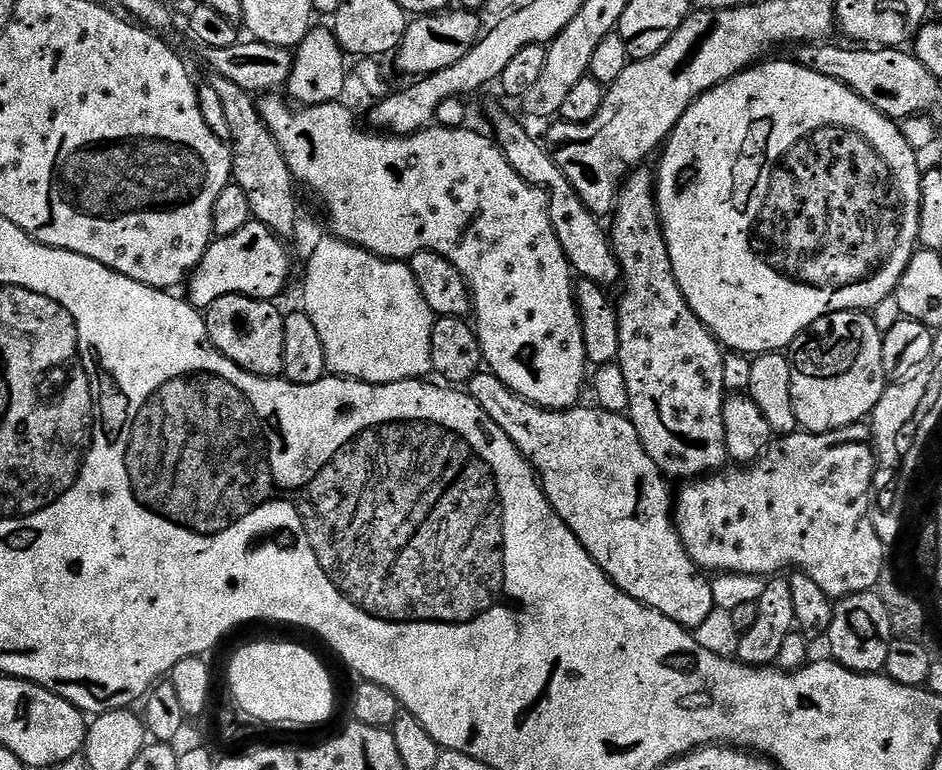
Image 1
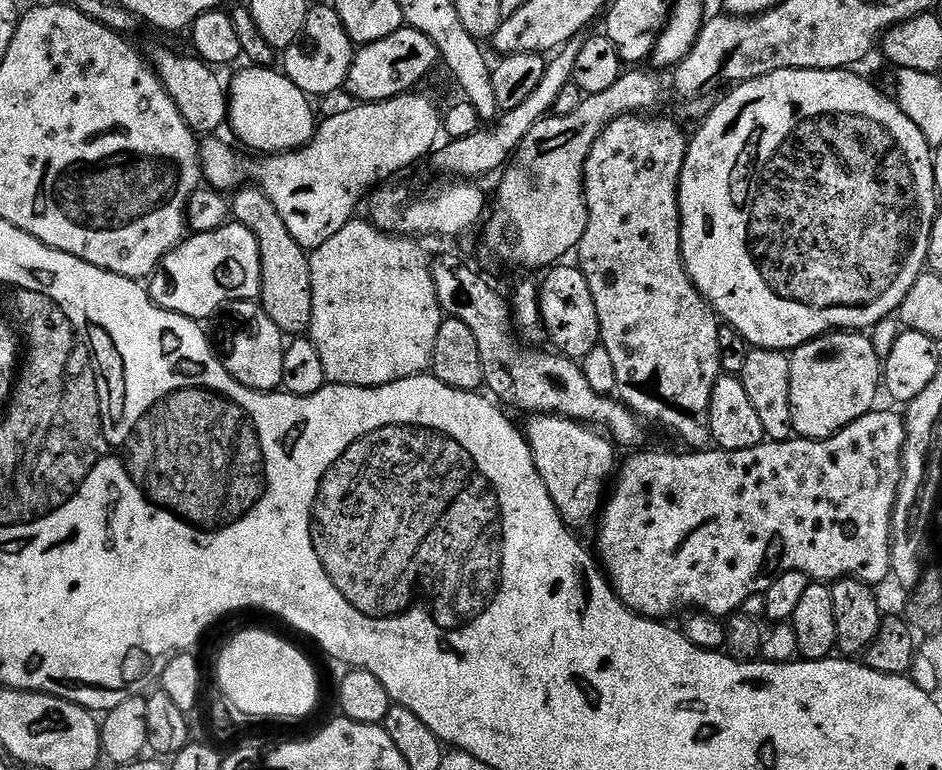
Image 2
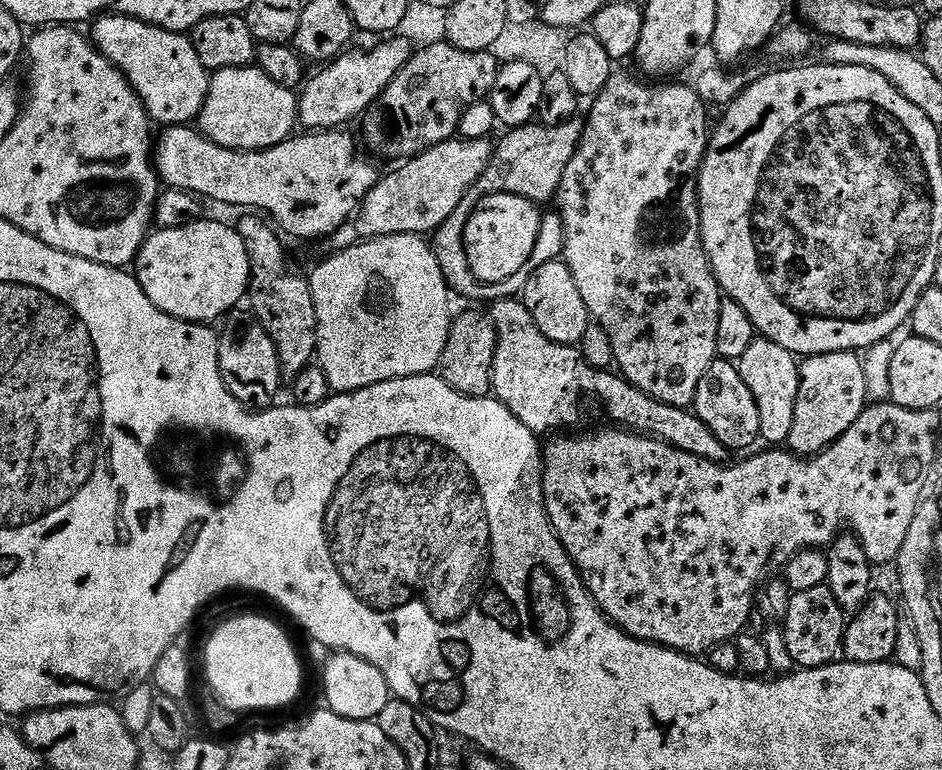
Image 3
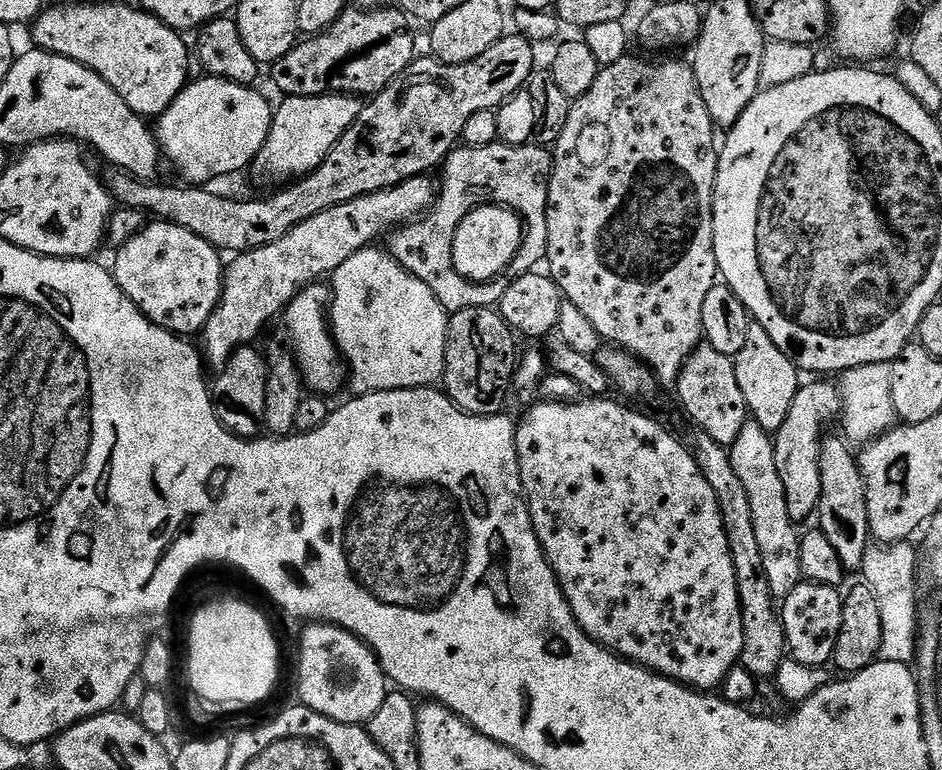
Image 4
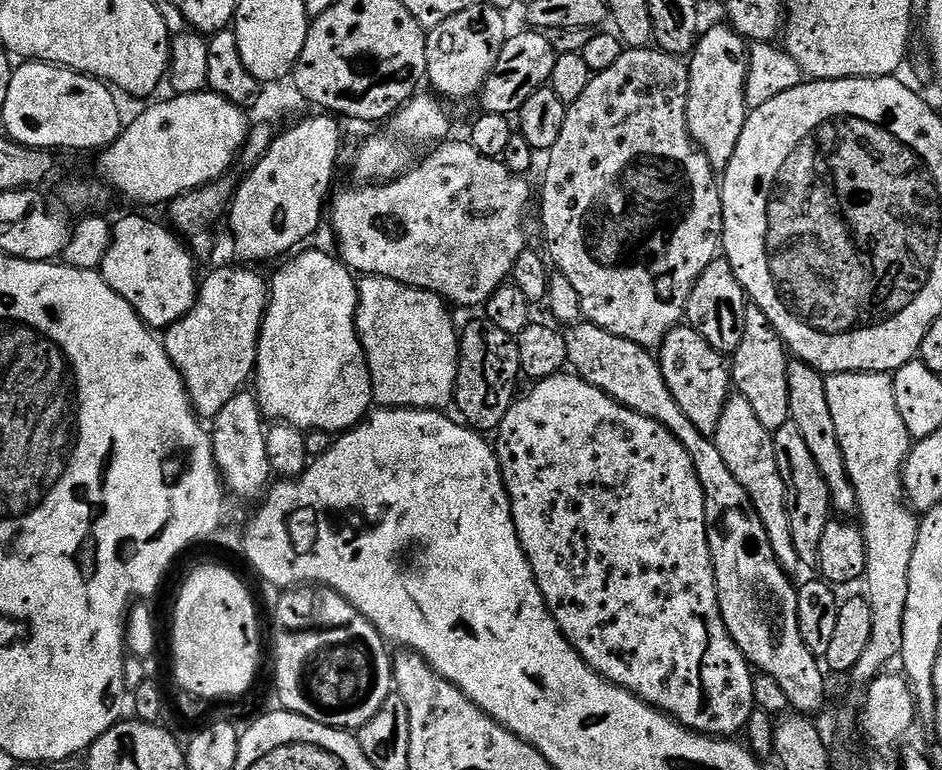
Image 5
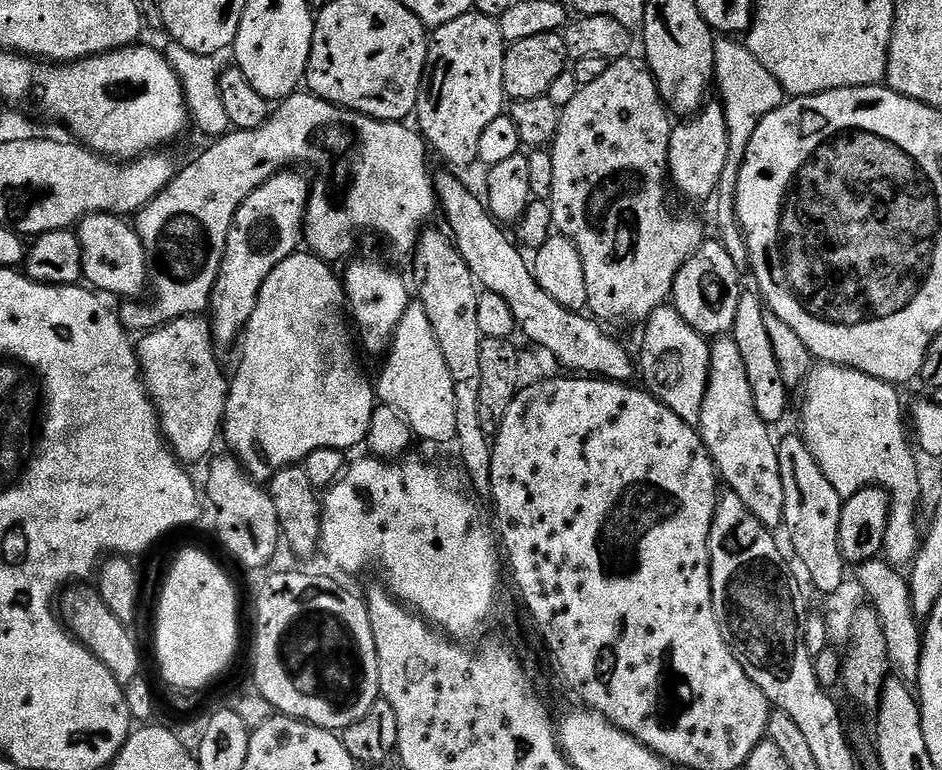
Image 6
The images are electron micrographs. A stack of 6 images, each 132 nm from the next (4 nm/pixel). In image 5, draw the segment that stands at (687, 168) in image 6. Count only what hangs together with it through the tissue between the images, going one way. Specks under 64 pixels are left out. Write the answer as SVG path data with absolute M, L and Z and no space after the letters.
M727 23L716 24L696 41L690 53L688 66L688 93L686 94L686 122L692 141L704 151L710 166L722 174L738 150L738 138L748 121L750 111L747 98L749 45Z

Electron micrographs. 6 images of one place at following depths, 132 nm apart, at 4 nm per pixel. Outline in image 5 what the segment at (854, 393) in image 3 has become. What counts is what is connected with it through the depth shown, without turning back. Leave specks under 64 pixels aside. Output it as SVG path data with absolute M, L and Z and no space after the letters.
M791 422L783 424L778 431L772 433L774 442L774 458L778 458L778 474L782 474L782 482L786 486L786 514L790 514L790 534L794 538L794 550L798 550L801 565L816 564L818 545L822 542L822 530L826 530L828 521L833 515L830 492L822 478L822 470L818 470L806 441L798 434L798 426Z

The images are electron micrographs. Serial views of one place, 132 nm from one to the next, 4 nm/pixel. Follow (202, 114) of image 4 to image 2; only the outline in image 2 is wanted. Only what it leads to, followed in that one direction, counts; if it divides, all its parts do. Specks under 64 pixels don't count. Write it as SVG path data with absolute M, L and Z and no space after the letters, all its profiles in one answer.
M244 66L230 80L227 127L256 154L290 152L312 141L318 116L312 113L313 101L283 71L272 66Z

